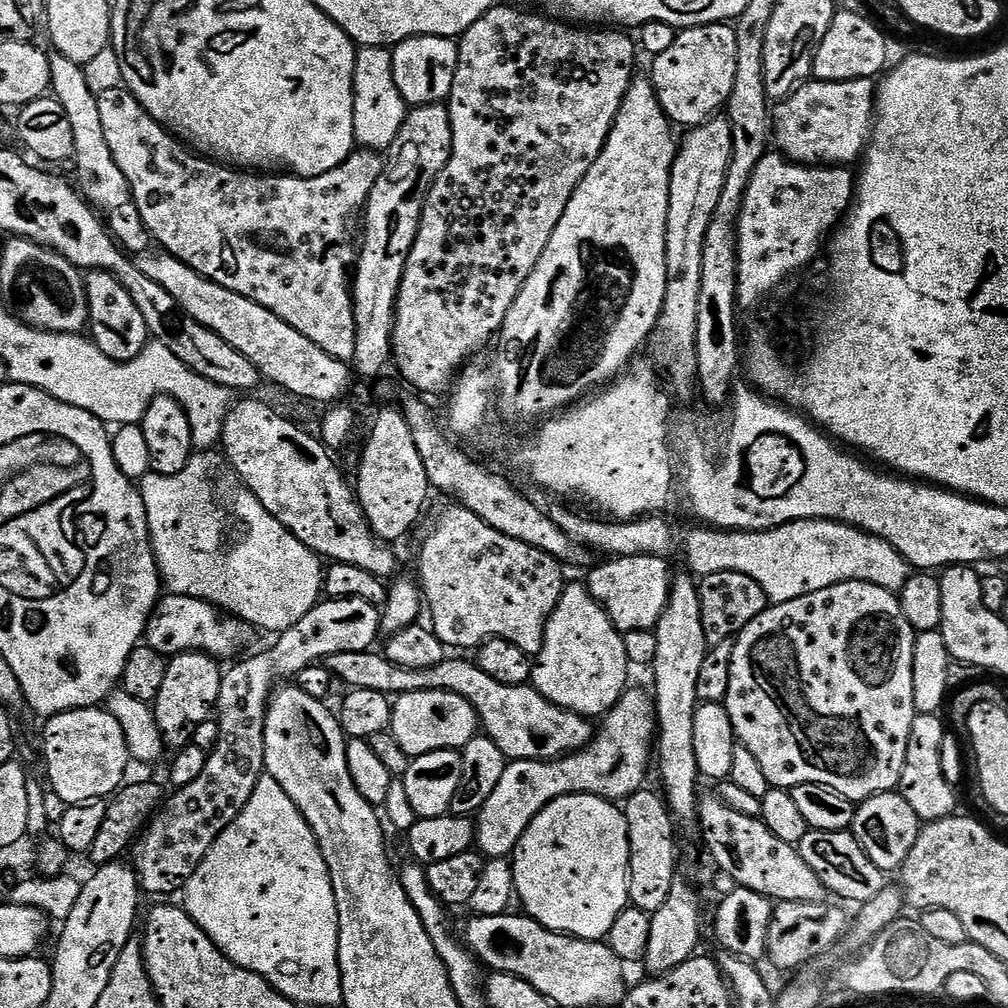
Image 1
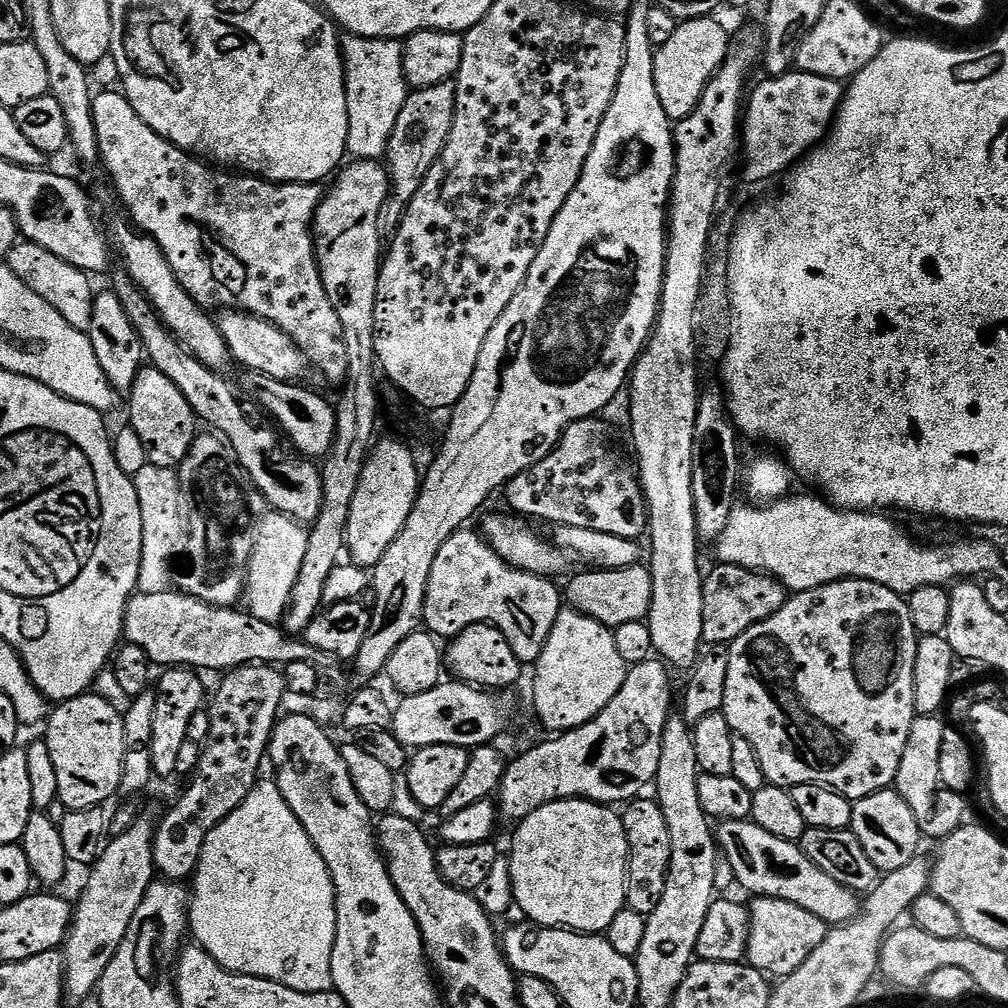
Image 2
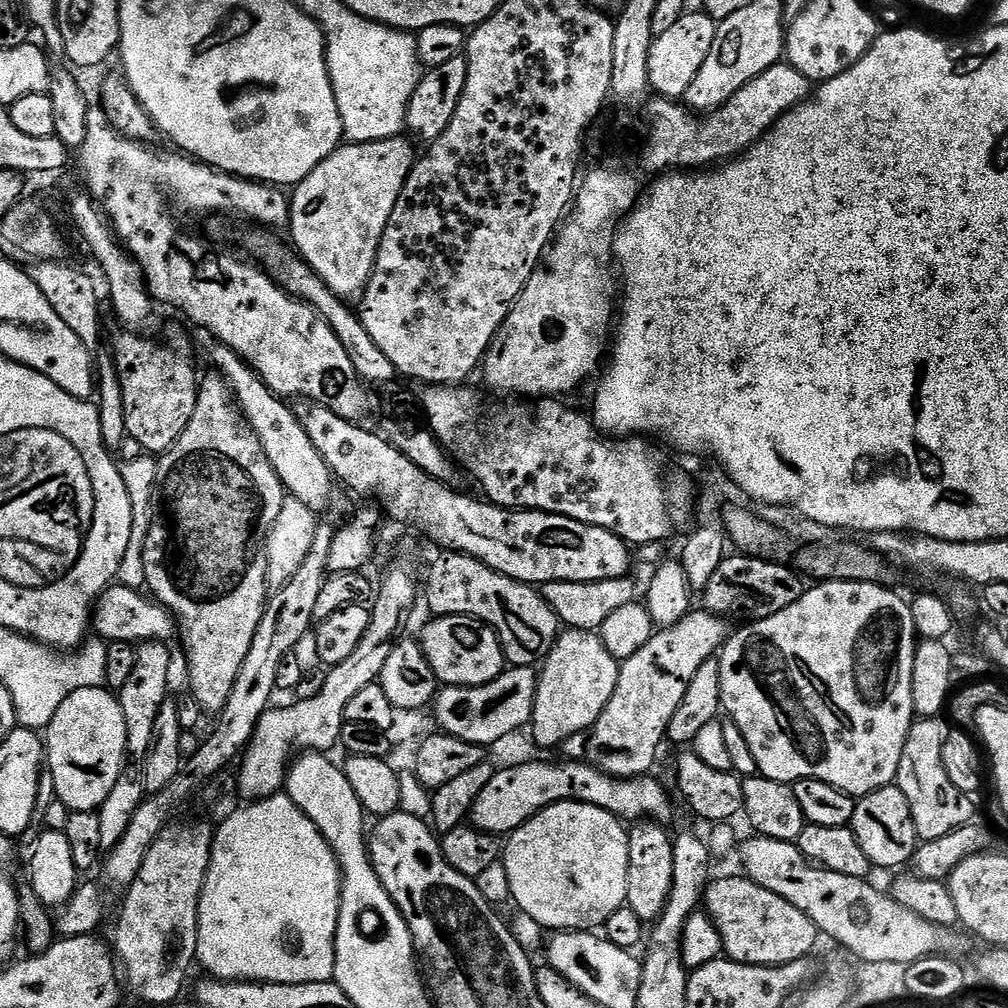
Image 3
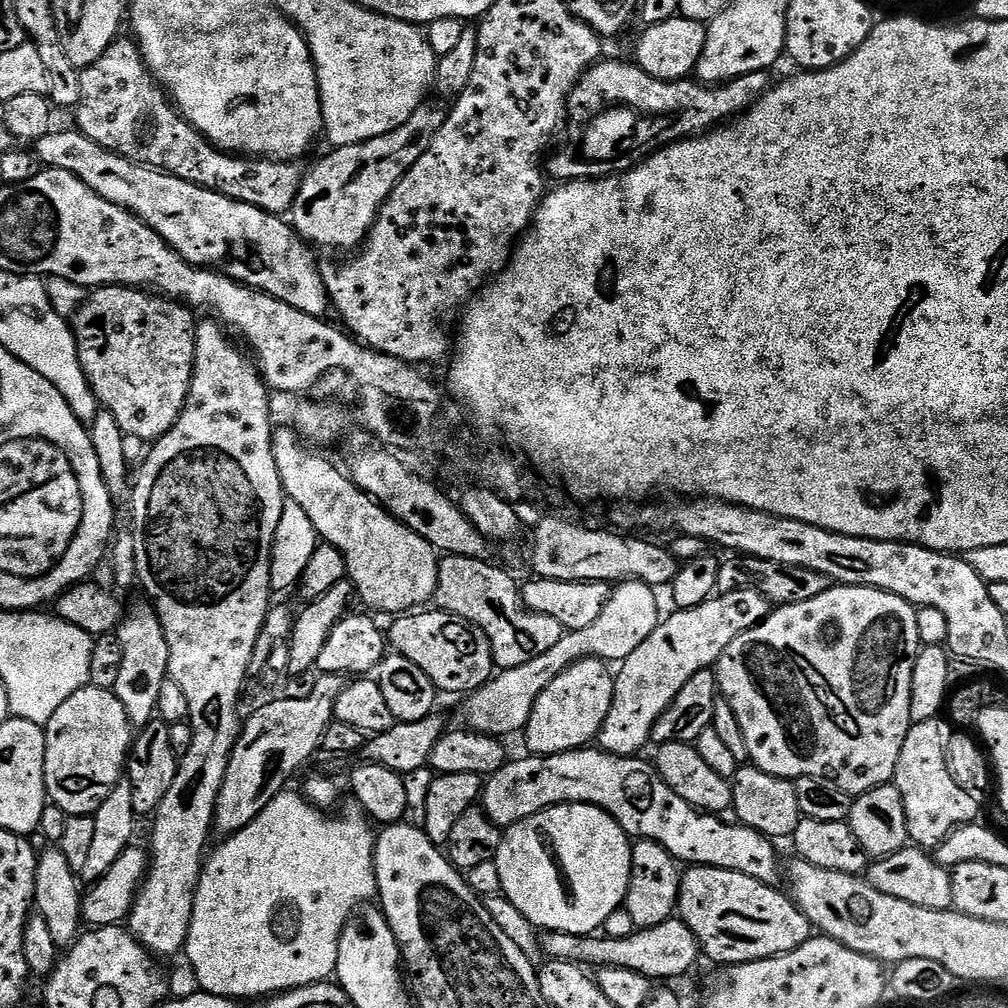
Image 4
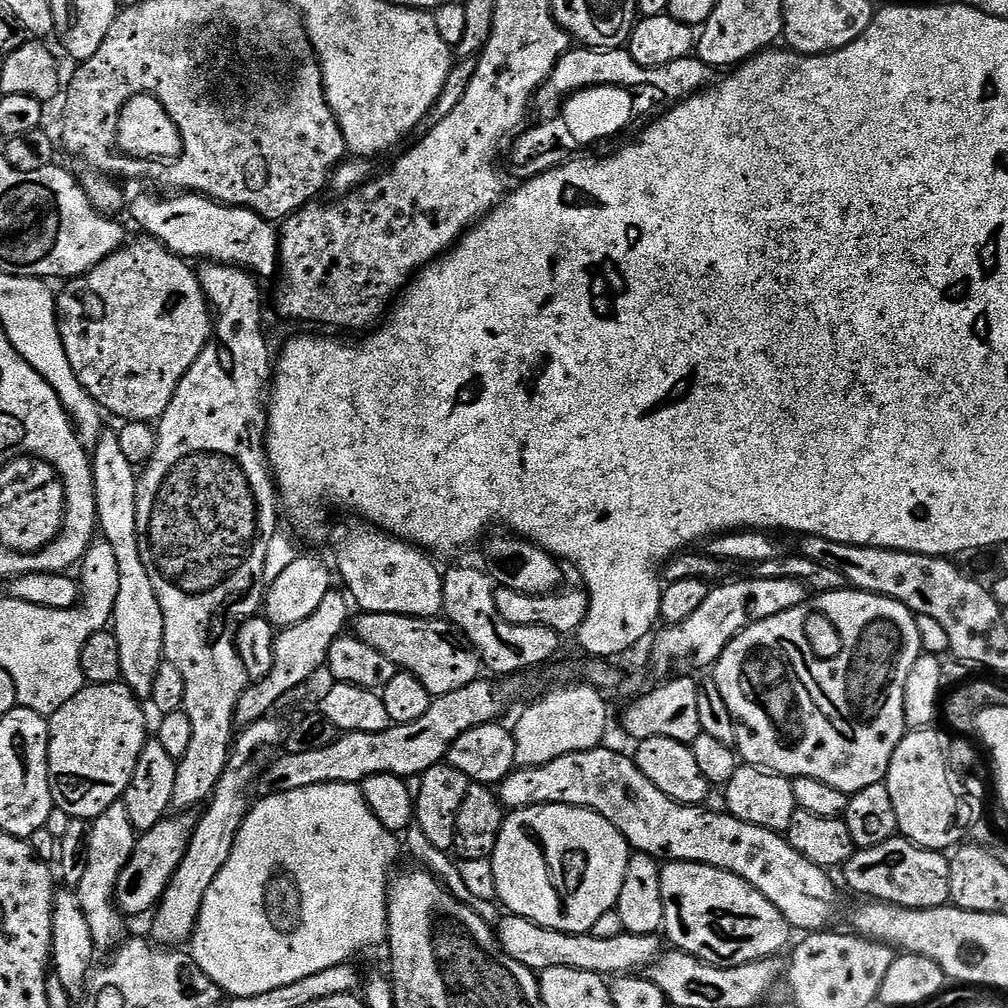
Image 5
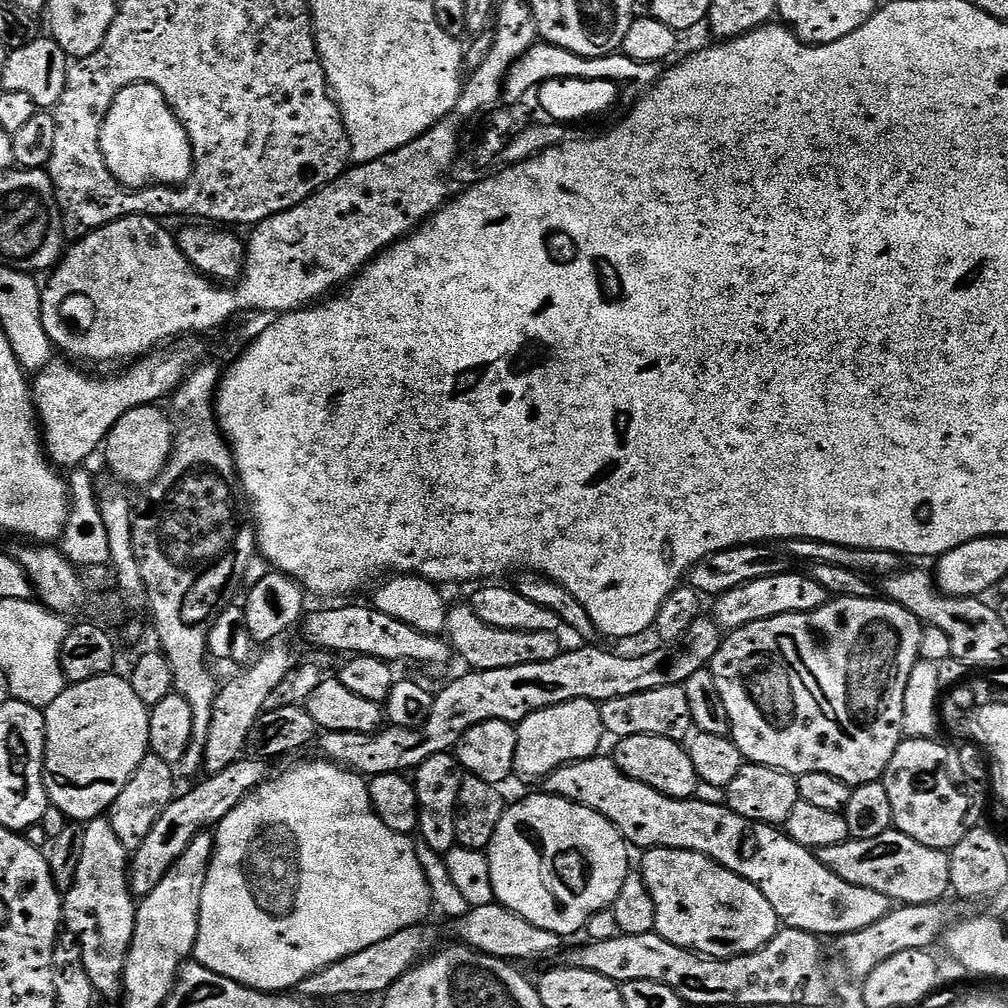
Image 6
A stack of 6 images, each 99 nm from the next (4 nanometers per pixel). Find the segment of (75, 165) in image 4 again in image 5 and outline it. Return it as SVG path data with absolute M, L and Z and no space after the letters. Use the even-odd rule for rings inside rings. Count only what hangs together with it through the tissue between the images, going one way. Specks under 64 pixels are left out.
M172 194L169 200L136 196L127 201L126 212L141 228L141 233L160 241L176 256L196 262L233 264L257 278L275 277L280 262L278 232L269 221L248 208L233 208L195 194Z

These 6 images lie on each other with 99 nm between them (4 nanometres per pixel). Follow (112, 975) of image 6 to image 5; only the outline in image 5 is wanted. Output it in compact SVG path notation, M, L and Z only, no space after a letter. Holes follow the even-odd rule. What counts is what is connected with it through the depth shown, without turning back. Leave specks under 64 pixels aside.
M123 803L112 804L96 820L91 821L88 830L88 857L86 870L74 889L77 904L82 914L86 916L86 923L90 926L90 938L94 940L97 950L112 950L125 939L125 917L120 915L114 901L116 896L116 882L118 874L122 874L122 866L130 862L130 854L134 850L138 833L130 822Z

